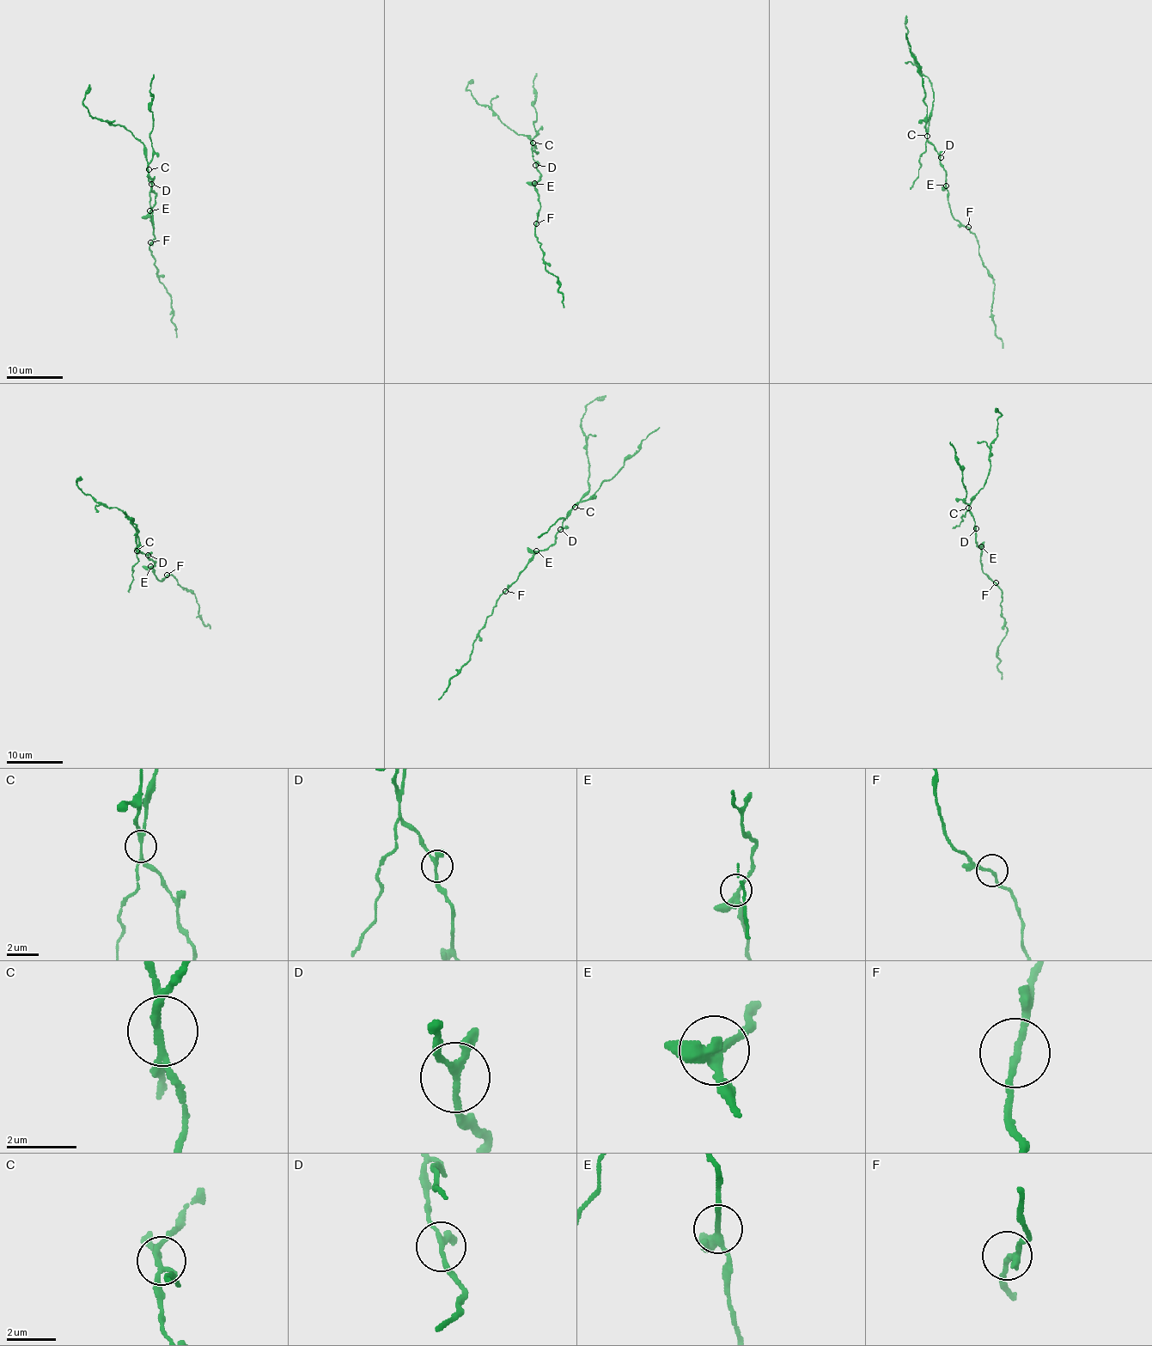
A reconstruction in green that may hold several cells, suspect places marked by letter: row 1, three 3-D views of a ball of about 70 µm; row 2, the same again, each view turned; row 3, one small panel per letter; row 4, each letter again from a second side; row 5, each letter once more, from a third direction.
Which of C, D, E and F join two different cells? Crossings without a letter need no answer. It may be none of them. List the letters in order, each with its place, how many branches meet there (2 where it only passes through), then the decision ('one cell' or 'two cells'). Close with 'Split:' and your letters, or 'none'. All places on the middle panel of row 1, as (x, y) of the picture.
C: (533, 143) | 3 | two cells
D: (535, 165) | 3 | one cell
E: (534, 183) | 3 | one cell
F: (536, 223) | 2 | one cell
Split: C

